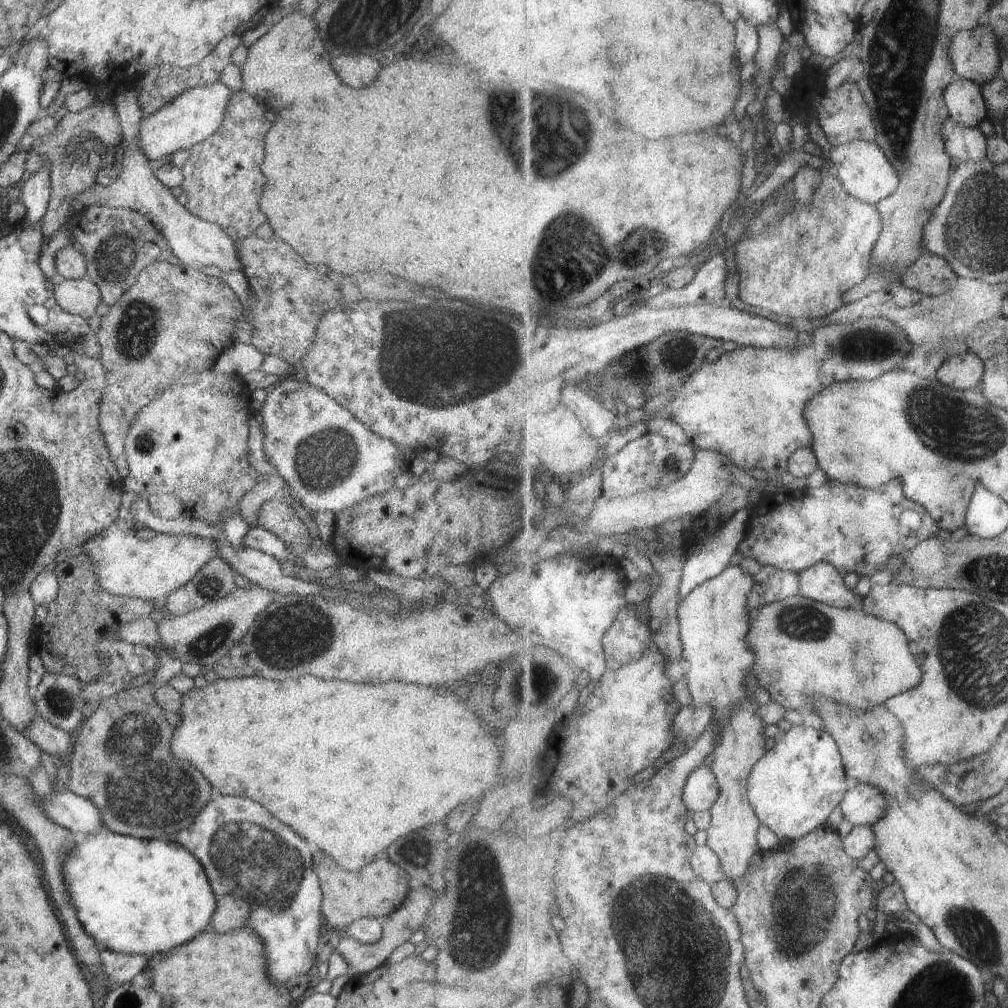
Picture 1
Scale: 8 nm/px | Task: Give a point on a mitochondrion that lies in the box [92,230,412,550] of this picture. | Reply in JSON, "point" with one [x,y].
{"point":[325,460]}

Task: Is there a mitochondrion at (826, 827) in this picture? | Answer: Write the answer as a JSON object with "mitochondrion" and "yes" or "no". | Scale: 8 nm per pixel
{"mitochondrion":"no"}

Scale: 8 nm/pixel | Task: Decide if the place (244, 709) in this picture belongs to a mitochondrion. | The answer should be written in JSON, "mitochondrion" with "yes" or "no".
{"mitochondrion":"no"}

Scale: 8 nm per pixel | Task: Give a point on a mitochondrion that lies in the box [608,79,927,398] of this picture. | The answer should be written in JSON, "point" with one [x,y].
{"point":[868,344]}

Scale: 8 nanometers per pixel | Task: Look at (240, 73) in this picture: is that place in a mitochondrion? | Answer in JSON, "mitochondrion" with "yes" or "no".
{"mitochondrion":"no"}

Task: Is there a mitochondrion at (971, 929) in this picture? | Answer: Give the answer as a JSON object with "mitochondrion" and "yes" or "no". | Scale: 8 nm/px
{"mitochondrion":"yes"}

